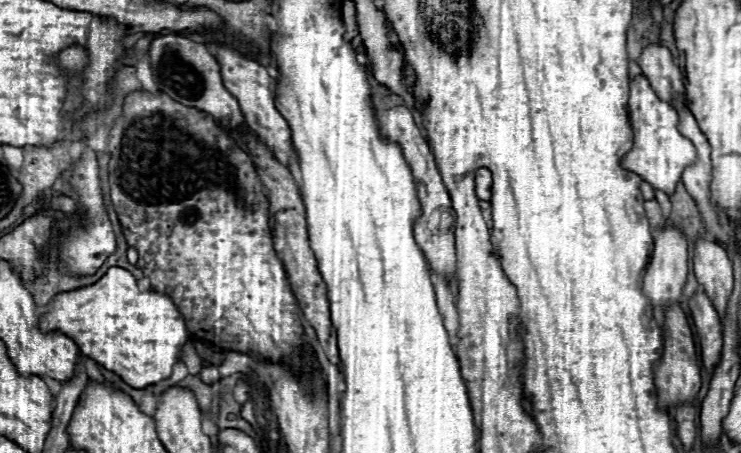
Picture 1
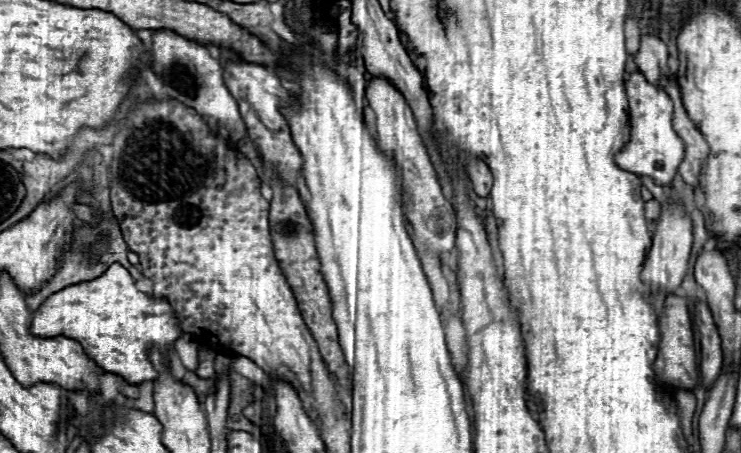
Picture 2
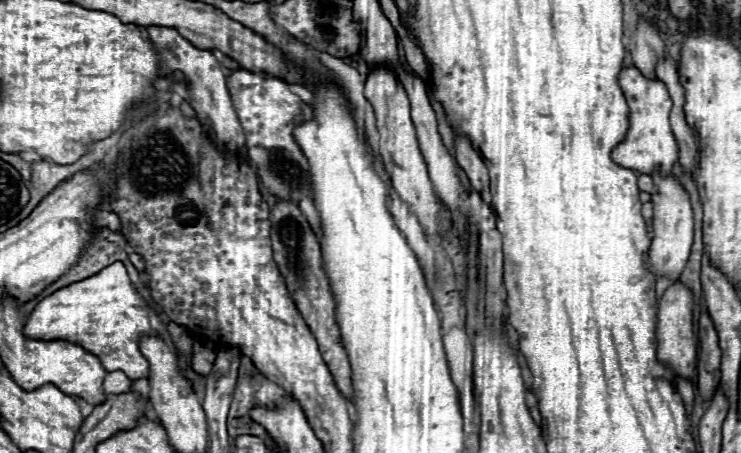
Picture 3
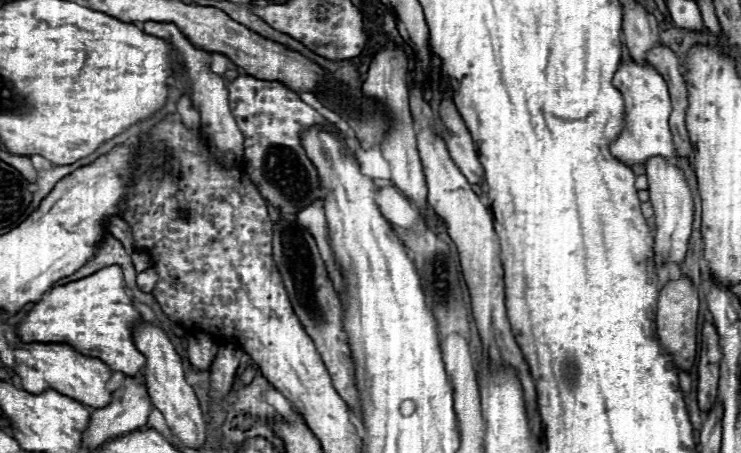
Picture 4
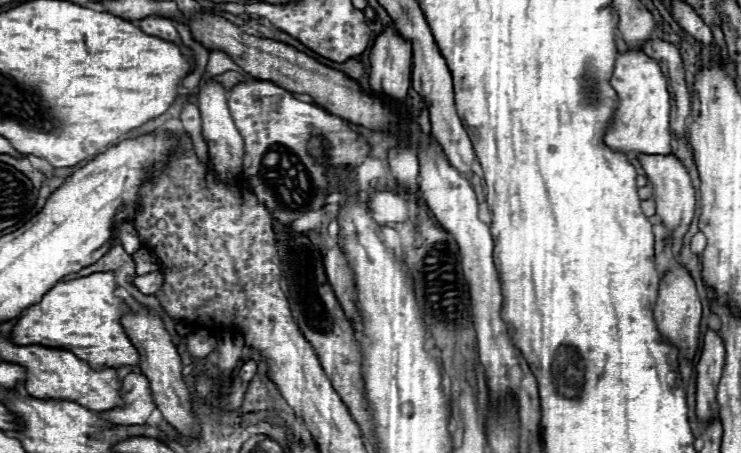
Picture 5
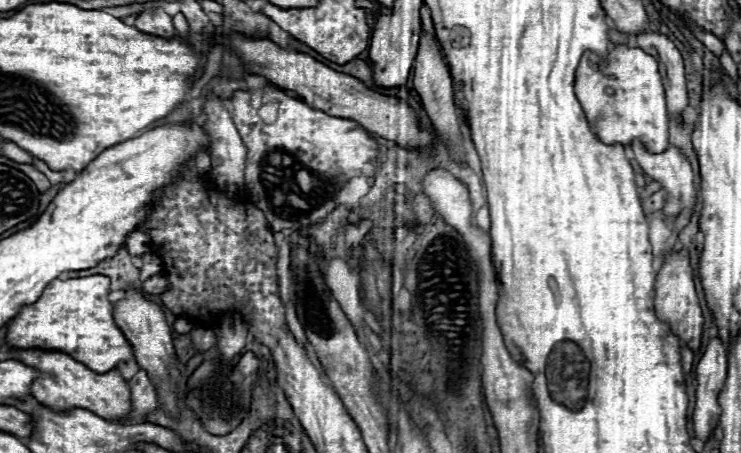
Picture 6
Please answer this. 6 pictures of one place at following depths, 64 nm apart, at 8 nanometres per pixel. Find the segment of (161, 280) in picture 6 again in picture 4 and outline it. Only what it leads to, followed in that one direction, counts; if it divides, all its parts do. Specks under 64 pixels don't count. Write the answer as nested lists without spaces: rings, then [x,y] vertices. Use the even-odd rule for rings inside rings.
[[[148,268],[148,270],[144,270],[144,272],[140,272],[140,274],[138,274],[136,284],[138,284],[138,288],[140,288],[140,290],[144,290],[144,292],[152,292],[152,288],[154,288],[156,280],[158,280],[156,272],[152,272],[152,268]]]

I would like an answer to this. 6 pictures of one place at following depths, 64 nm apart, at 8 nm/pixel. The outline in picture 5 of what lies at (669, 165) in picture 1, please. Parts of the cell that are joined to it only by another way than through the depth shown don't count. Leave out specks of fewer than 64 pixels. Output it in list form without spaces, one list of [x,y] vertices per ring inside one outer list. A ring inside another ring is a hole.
[[[626,52],[616,56],[614,74],[612,74],[612,88],[618,92],[620,106],[614,114],[614,122],[604,136],[604,142],[622,154],[664,154],[668,156],[670,150],[670,94],[666,88],[666,80],[660,72],[660,66],[654,60],[648,60],[644,52]]]

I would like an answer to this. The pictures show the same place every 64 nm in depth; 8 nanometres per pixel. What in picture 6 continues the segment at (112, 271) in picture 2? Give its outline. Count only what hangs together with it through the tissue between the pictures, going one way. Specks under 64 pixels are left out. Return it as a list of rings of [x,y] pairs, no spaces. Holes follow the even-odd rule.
[[[94,274],[86,278],[68,278],[68,280],[54,280],[38,302],[22,306],[16,318],[12,318],[6,334],[8,346],[14,348],[38,348],[38,350],[54,350],[64,352],[76,358],[78,362],[86,364],[94,372],[108,372],[116,368],[120,362],[128,362],[134,358],[134,350],[124,338],[122,330],[114,322],[114,302],[108,300],[110,294],[110,278],[104,274]]]

